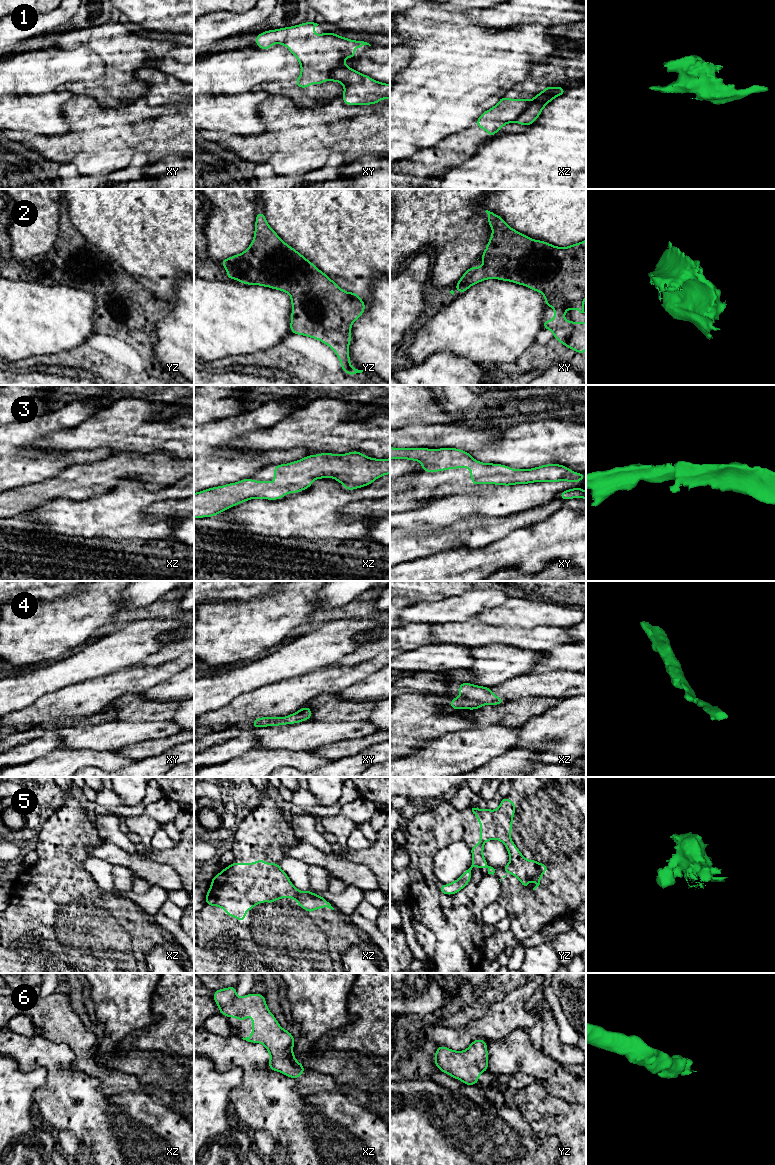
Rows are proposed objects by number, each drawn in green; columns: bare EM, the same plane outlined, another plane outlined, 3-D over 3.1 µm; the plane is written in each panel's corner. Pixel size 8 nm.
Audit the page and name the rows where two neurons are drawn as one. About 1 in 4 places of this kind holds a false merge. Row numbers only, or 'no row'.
1

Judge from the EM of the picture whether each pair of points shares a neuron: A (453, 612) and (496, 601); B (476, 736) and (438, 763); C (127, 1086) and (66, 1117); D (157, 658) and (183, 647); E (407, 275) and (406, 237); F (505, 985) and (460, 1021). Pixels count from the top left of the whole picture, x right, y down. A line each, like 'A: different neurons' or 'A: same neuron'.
A: same neuron
B: same neuron
C: different neurons
D: same neuron
E: different neurons
F: same neuron

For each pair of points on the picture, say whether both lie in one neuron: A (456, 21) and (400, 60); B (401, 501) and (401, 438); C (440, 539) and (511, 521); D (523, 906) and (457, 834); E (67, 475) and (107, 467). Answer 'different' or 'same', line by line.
A: different
B: different
C: same
D: same
E: same

